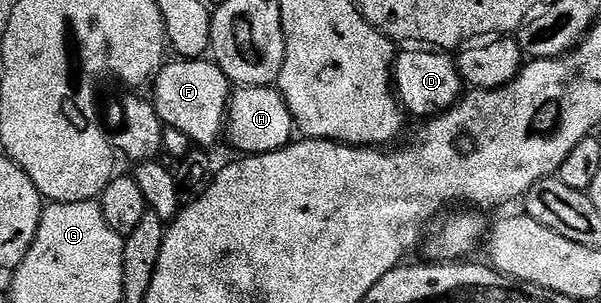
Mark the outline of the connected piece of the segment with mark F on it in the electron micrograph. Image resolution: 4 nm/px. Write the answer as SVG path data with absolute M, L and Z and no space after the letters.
M207 58L198 59L180 59L171 63L165 62L160 70L154 76L154 82L151 84L150 102L157 111L165 128L177 131L180 135L185 135L190 142L194 143L197 148L211 149L226 131L226 120L228 118L228 100L230 98L230 84L226 73L215 61L209 61Z

